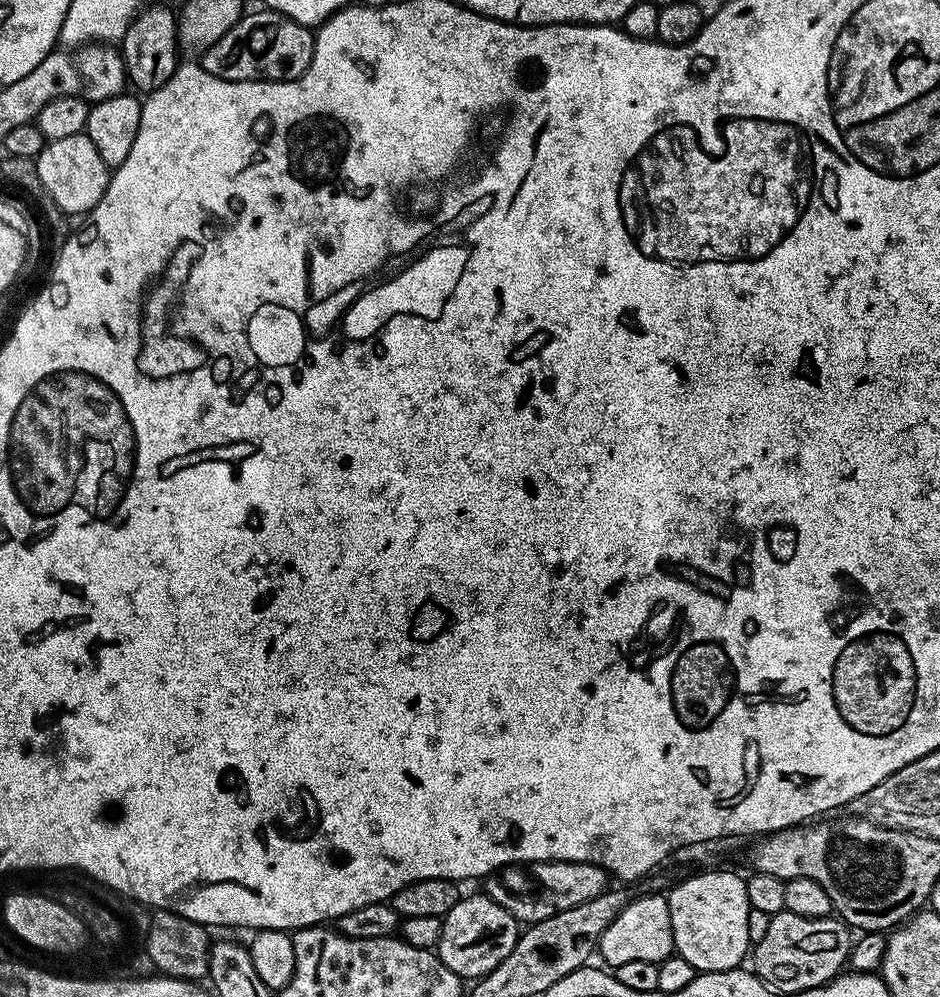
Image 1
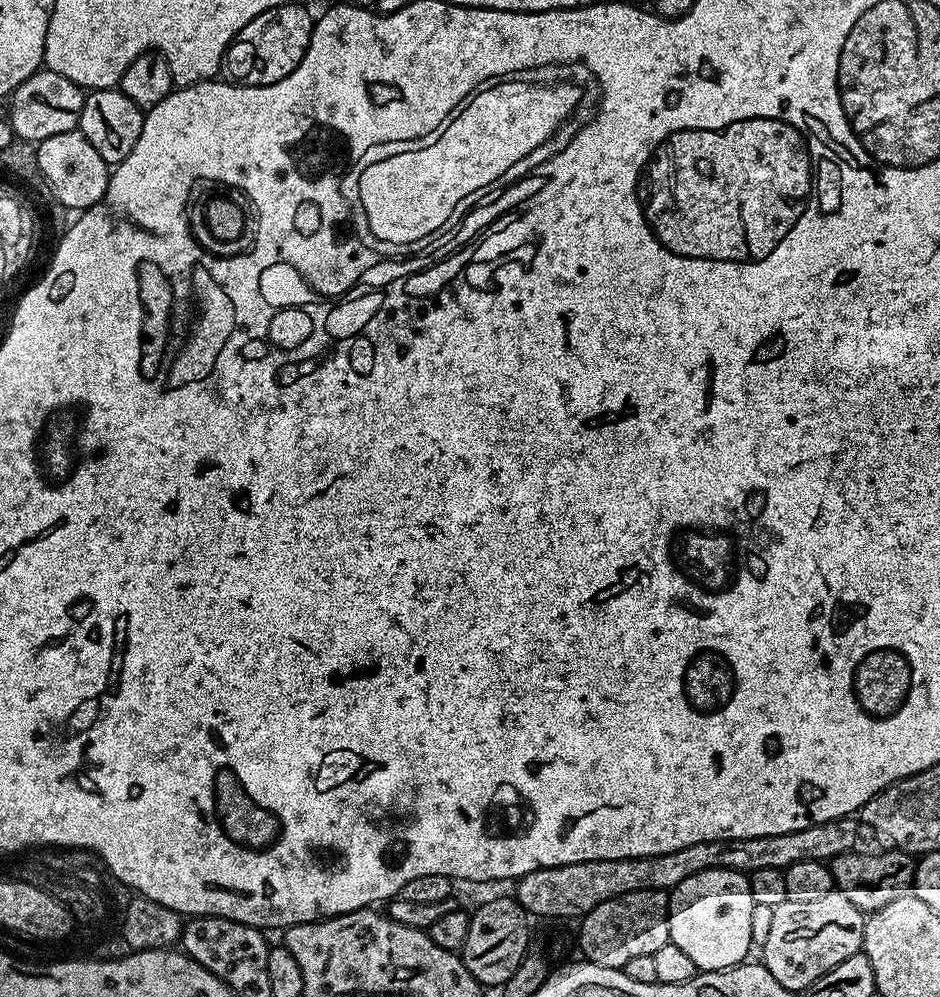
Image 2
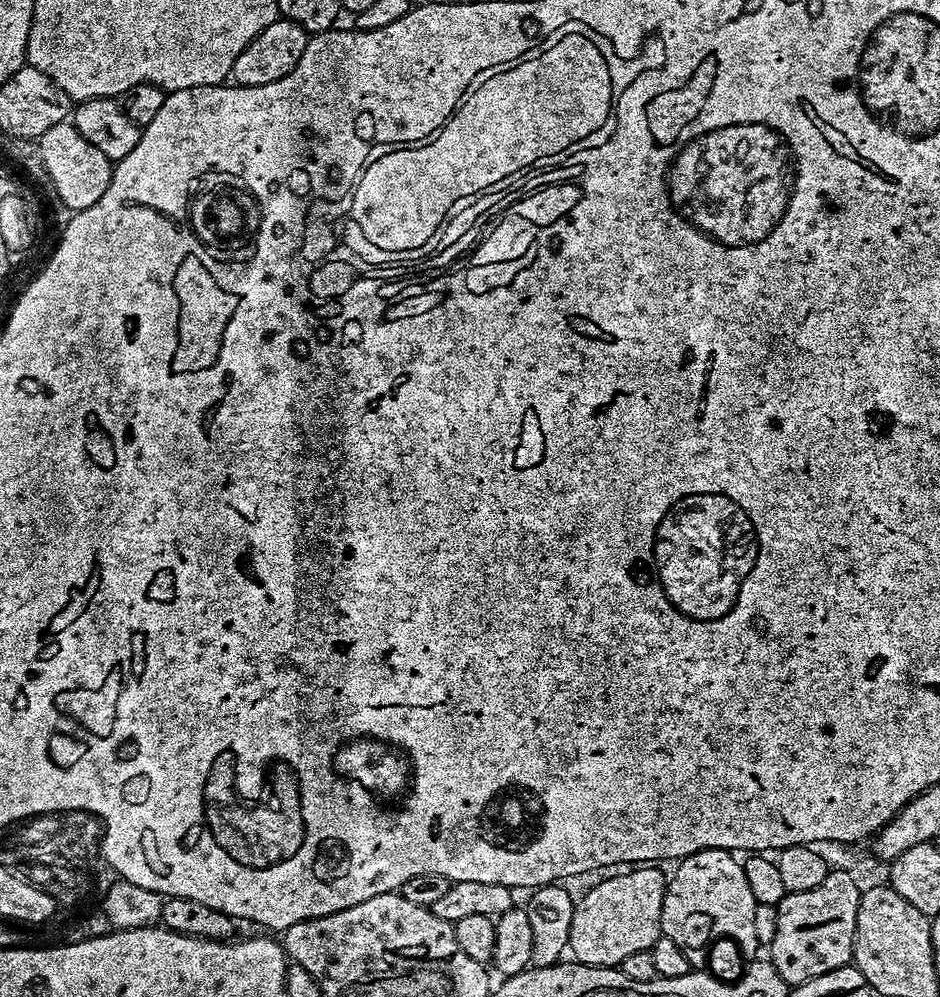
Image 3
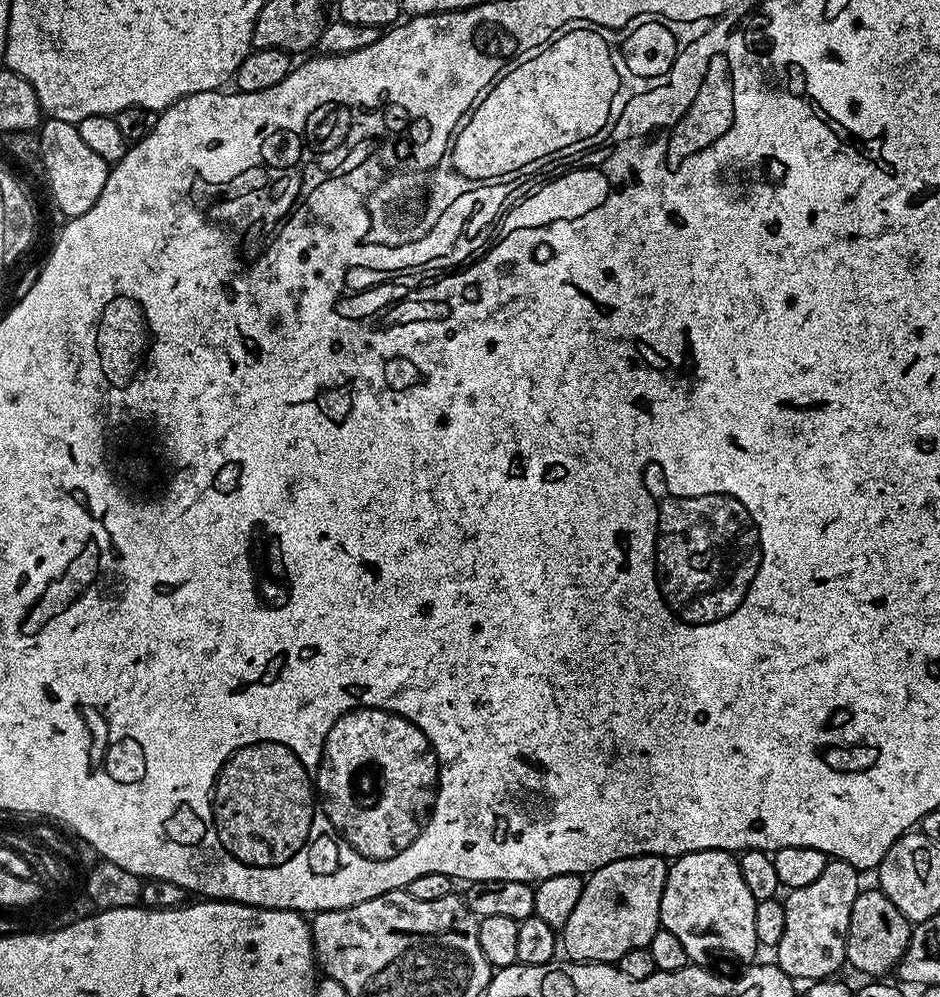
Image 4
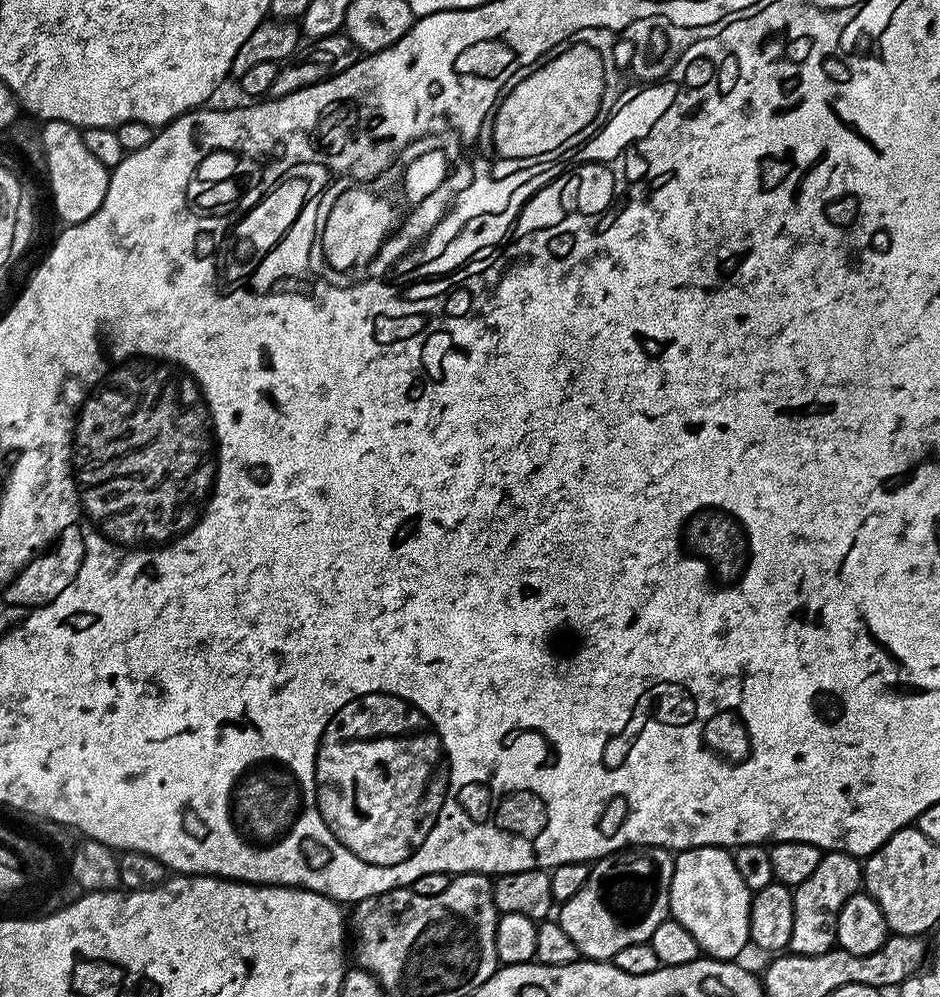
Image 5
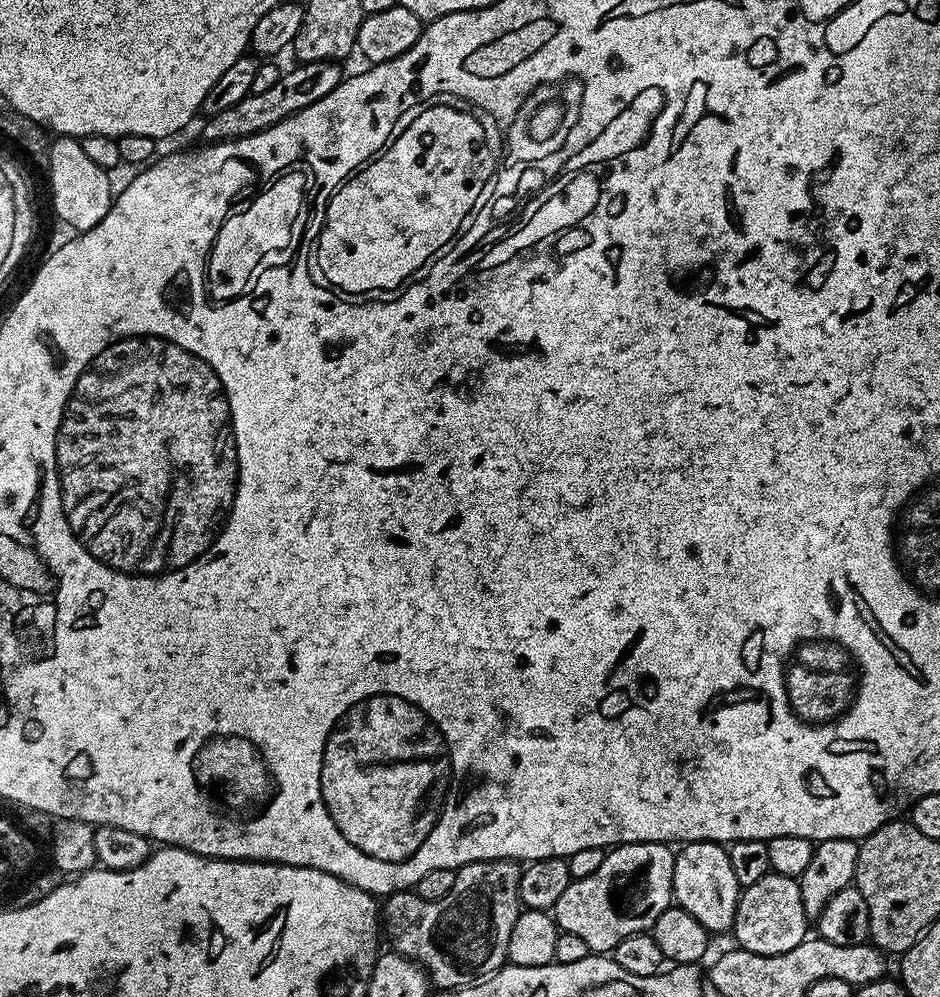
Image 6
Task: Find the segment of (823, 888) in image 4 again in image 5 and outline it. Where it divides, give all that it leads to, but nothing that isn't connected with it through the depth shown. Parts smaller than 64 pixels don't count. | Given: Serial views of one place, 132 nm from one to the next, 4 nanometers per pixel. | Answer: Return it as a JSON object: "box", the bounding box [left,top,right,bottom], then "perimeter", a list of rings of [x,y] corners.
{"box":[788,852,862,956],"perimeter":[[[824,852],[818,866],[806,882],[795,885],[792,901],[794,902],[794,930],[790,930],[788,948],[797,956],[826,954],[837,947],[836,927],[838,914],[842,906],[862,888],[862,864],[859,859],[845,852]]]}

